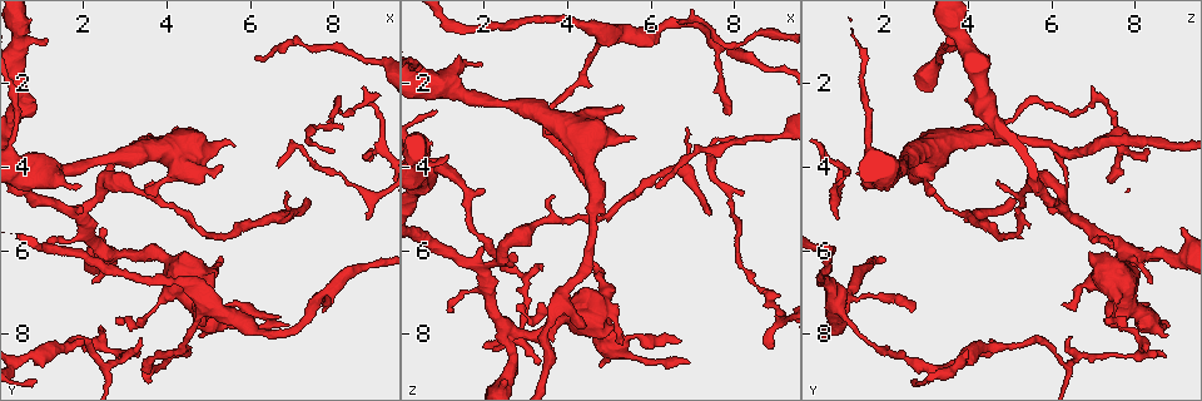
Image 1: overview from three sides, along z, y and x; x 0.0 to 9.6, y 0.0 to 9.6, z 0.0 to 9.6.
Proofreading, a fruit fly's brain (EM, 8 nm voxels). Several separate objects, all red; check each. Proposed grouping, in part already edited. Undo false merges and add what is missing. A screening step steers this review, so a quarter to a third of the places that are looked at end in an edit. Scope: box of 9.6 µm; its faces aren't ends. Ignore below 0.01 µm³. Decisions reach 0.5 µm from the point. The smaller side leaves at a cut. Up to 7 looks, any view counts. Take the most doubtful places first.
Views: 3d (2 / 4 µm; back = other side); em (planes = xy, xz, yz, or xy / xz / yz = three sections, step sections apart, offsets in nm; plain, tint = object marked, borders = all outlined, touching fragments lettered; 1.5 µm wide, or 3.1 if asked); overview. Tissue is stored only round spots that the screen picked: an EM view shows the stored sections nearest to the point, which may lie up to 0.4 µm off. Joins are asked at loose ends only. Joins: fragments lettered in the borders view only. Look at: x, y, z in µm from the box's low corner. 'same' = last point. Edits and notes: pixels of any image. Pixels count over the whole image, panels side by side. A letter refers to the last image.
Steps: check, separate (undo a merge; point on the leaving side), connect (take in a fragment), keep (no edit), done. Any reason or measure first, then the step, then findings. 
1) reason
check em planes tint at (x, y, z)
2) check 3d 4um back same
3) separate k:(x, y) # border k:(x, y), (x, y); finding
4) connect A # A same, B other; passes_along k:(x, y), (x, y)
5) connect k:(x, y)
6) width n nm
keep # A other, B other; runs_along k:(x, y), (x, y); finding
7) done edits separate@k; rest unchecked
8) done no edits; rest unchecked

tapers out
check em xz step 4 borders at (3.35, 8.10, 6.45)

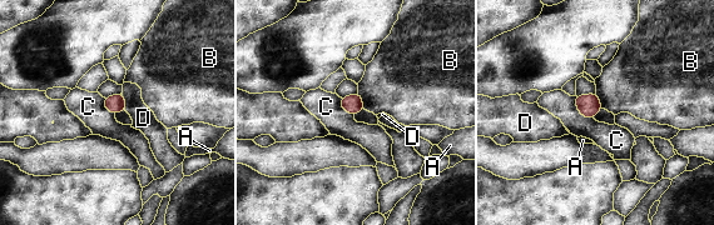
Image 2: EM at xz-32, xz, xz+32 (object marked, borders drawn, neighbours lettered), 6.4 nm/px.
keep # A other, B other, C other, D other; border 2:(574, 96), (576, 109), (593, 119); no lettered fragment goes on from it

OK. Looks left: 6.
free end
check em planes borders at (1.95, 4.45, 1.45)

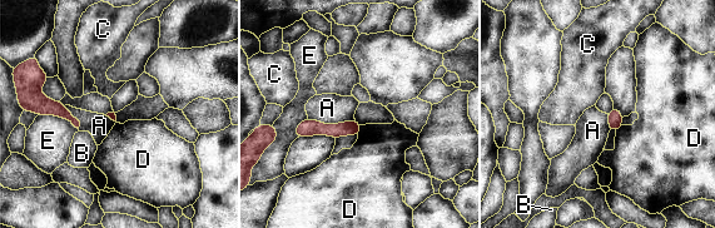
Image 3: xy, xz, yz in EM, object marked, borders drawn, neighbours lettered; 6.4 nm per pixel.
keep # A other, B other, C other, D other, E other; border 3:(308, 118), (327, 124), (354, 119); no lettered fragment goes on from it

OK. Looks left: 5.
free end
check 3d 2um at (9.00, 3.55, 8.25)

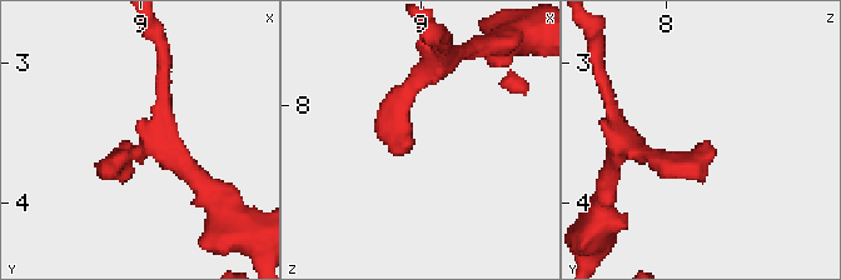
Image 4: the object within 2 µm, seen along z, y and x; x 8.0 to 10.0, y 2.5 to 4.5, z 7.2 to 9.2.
check em yz step 8 tint at (8.96, 3.58, 8.28)

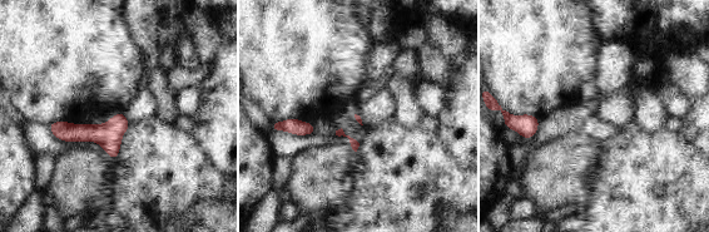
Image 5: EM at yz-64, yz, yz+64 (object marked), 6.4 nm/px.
check em planes borders same

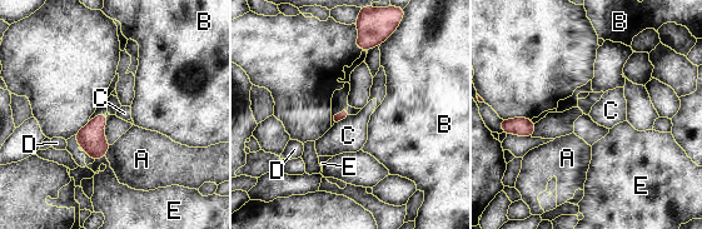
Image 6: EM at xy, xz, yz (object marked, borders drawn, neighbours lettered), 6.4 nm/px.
keep # A other, B other, C other, D other, E other; border 6:(347, 114), (335, 123); no lettered fragment goes on from it

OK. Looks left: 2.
done no edits; rest unchecked

